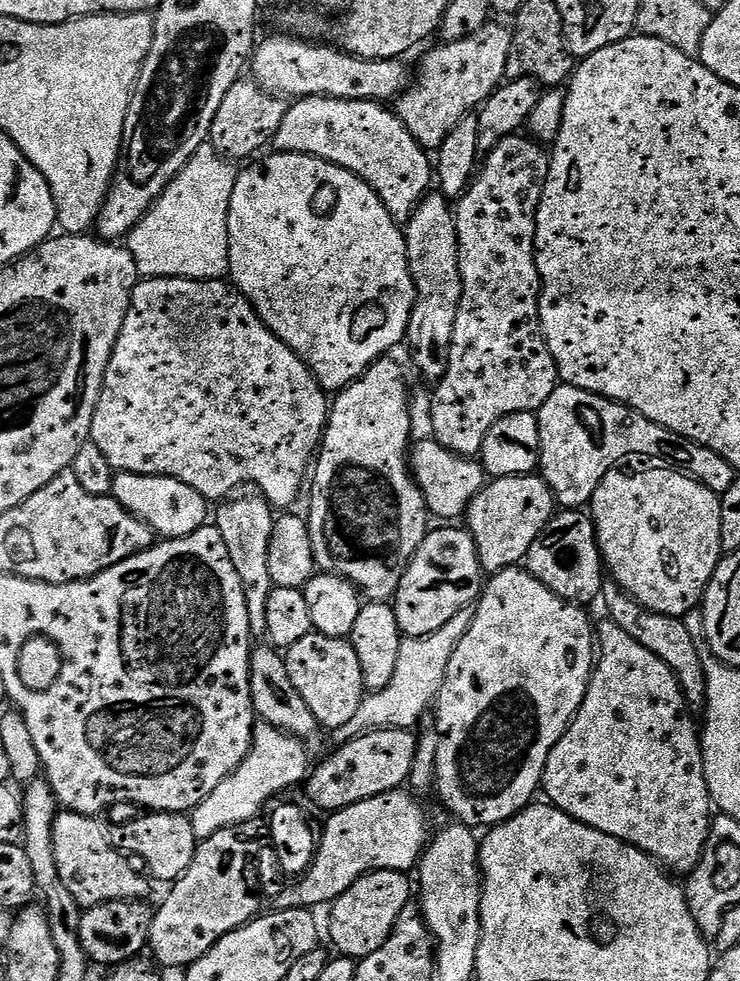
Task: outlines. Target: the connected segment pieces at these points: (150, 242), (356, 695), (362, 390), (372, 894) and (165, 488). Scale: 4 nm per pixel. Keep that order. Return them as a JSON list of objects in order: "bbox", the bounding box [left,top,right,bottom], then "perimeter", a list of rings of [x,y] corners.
[{"bbox":[126,142,238,280],"perimeter":[[[206,142],[195,152],[190,158],[190,162],[186,162],[186,166],[176,177],[173,178],[171,184],[166,186],[166,190],[156,199],[155,204],[148,210],[148,215],[140,219],[136,227],[128,233],[126,237],[126,247],[132,251],[132,257],[136,263],[136,271],[141,277],[151,278],[154,276],[173,276],[174,278],[186,278],[187,280],[218,280],[229,275],[228,271],[228,211],[230,210],[230,198],[234,194],[234,186],[238,175],[237,169],[224,157],[220,156],[213,150],[211,143]]]},{"bbox":[283,630,366,729],"perimeter":[[[313,630],[306,634],[306,638],[287,648],[283,658],[290,673],[290,682],[294,682],[294,690],[302,694],[306,706],[310,706],[310,714],[314,714],[321,729],[347,729],[350,718],[354,718],[366,695],[362,666],[358,663],[358,654],[354,654],[352,643]]]},{"bbox":[306,358,430,601],"perimeter":[[[381,358],[367,368],[366,371],[349,388],[343,392],[335,393],[328,410],[328,424],[324,427],[324,438],[320,441],[318,455],[314,460],[314,471],[310,476],[310,488],[312,484],[312,501],[308,504],[306,519],[310,530],[310,542],[314,550],[316,567],[321,573],[340,576],[343,580],[349,580],[369,601],[391,601],[395,597],[398,586],[402,580],[402,574],[408,569],[409,562],[414,558],[418,546],[423,542],[430,531],[430,513],[424,495],[416,484],[416,478],[412,475],[410,467],[410,445],[412,436],[412,412],[408,409],[408,384],[404,381],[404,368],[393,358]]]},{"bbox":[328,870,414,962],"perimeter":[[[378,870],[377,872],[367,872],[365,876],[360,876],[350,885],[344,893],[333,900],[330,905],[332,913],[328,916],[328,936],[332,939],[332,944],[337,949],[339,955],[348,956],[357,962],[365,960],[374,950],[378,950],[392,936],[394,922],[398,922],[398,914],[407,906],[414,896],[414,884],[408,881],[409,877],[402,872],[394,870]]]},{"bbox":[112,472,210,540],"perimeter":[[[116,472],[112,483],[112,495],[130,514],[134,514],[143,524],[149,524],[157,537],[173,540],[194,530],[205,527],[210,520],[210,504],[194,486],[178,482],[169,476],[147,476],[133,472]]]}]

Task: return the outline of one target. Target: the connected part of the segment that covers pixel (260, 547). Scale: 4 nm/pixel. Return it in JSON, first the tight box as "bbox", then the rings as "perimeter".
{"bbox":[214,494,276,637],"perimeter":[[[252,494],[245,500],[229,498],[219,505],[214,512],[214,527],[222,534],[222,542],[226,542],[226,550],[230,550],[230,562],[234,562],[234,570],[238,570],[238,578],[242,582],[242,590],[246,594],[246,610],[250,614],[250,630],[253,637],[267,637],[266,602],[273,590],[270,578],[270,542],[272,531],[276,528],[274,509],[263,496]]]}

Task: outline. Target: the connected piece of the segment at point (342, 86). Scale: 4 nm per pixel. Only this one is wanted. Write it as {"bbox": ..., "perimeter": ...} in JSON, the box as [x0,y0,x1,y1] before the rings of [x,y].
{"bbox":[251,34,410,102],"perimeter":[[[296,34],[283,35],[268,36],[265,40],[263,37],[252,53],[251,75],[266,92],[281,98],[333,96],[347,100],[392,102],[410,87],[408,68],[403,59],[361,60],[358,56],[349,56],[339,47],[327,48],[320,44],[324,42],[313,42]]]}

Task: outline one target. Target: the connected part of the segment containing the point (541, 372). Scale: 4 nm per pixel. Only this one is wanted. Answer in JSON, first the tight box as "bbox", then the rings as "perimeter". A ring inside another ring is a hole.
{"bbox":[430,134,558,457],"perimeter":[[[513,134],[502,138],[502,142],[495,144],[483,157],[472,183],[469,184],[463,196],[459,197],[454,204],[456,233],[460,243],[460,273],[462,274],[464,289],[458,306],[458,318],[454,318],[454,338],[450,346],[450,358],[446,366],[446,374],[435,385],[436,393],[432,396],[432,432],[430,432],[430,436],[431,439],[438,441],[443,448],[459,456],[479,457],[482,442],[486,438],[490,426],[494,426],[494,422],[506,418],[506,414],[539,412],[546,402],[546,398],[550,398],[550,394],[554,394],[554,390],[558,387],[556,363],[550,354],[550,346],[546,342],[544,331],[540,325],[541,286],[538,266],[536,265],[536,215],[538,214],[538,206],[544,193],[544,187],[548,181],[548,166],[550,163],[549,153],[547,151],[543,152],[543,150],[545,149],[536,140],[524,134]]]}

